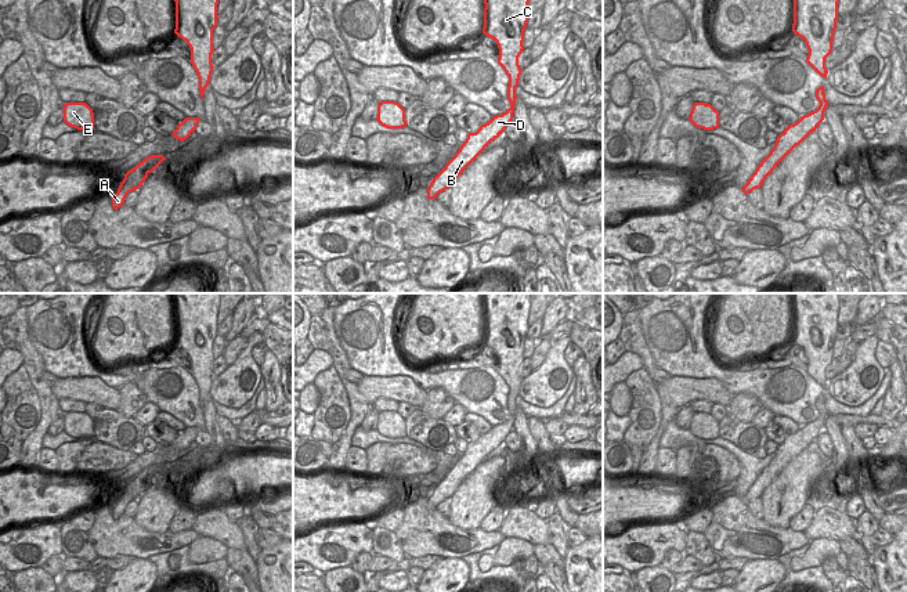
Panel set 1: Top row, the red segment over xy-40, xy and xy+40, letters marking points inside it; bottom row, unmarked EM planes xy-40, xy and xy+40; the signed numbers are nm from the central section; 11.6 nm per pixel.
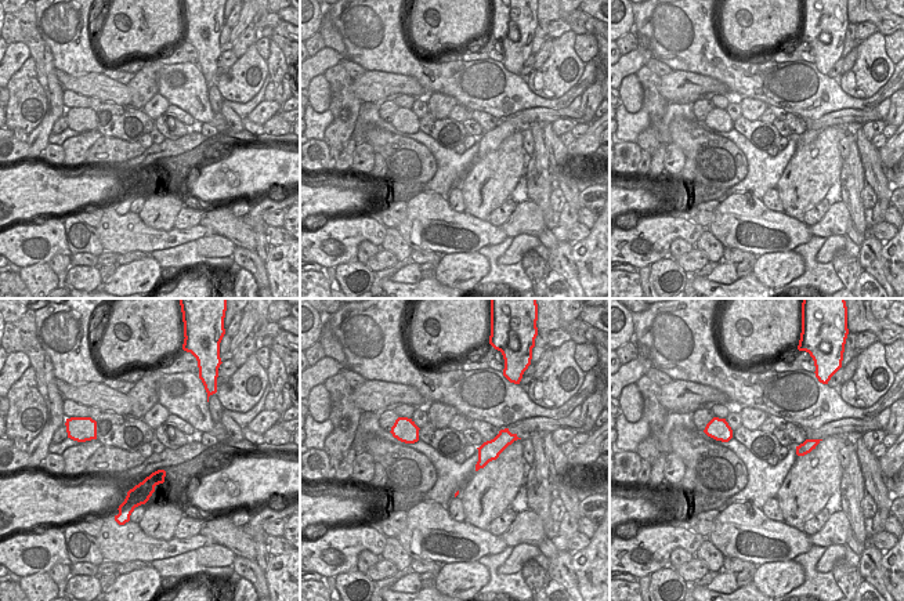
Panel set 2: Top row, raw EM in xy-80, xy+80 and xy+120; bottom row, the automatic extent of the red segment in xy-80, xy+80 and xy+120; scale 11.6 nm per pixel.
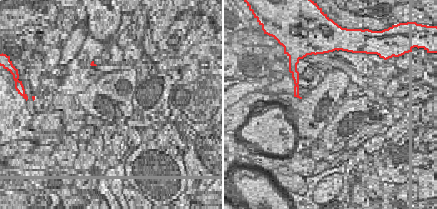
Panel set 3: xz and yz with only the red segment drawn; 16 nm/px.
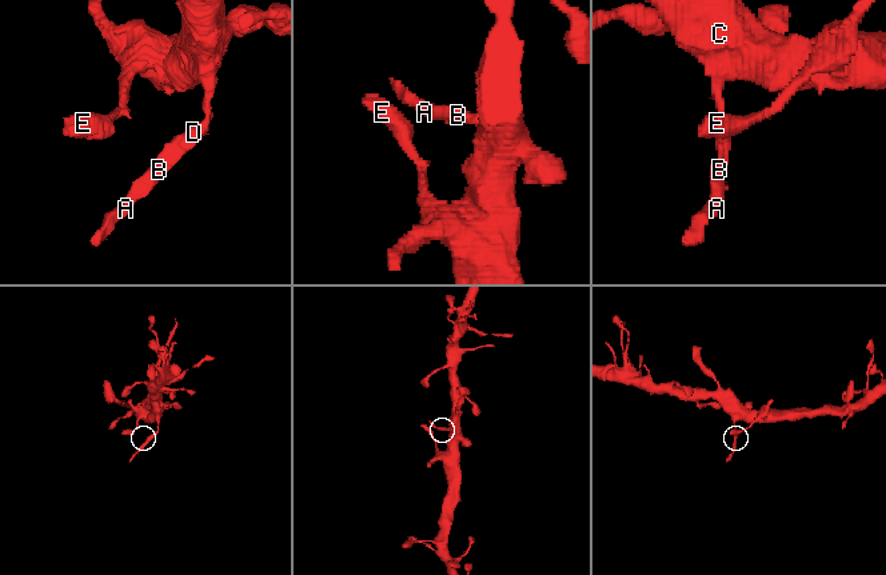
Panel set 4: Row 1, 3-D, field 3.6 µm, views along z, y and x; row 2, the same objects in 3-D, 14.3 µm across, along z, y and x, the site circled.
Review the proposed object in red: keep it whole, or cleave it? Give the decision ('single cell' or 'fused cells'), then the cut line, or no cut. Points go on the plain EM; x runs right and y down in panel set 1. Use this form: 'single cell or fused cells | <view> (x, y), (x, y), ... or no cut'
fused cells | xy+40 (820, 412), (826, 418)

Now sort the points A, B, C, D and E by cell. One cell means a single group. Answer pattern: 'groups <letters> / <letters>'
groups A B D / C E

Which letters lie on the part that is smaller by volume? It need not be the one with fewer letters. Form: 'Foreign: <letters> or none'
Foreign: A, B, D

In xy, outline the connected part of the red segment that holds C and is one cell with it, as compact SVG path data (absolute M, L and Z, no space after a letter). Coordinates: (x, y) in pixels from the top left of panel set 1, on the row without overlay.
M483 293L484 302L484 337L483 343L494 349L499 358L498 373L509 386L507 409L516 414L516 397L518 396L521 378L518 367L524 360L524 340L528 332L530 293Z

